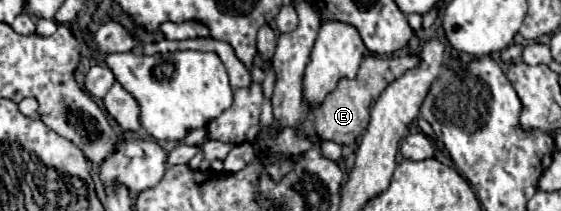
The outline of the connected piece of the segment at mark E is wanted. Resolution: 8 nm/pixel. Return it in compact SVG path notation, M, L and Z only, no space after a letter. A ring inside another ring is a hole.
M374 55L364 57L356 79L352 79L352 81L342 79L338 83L336 91L332 91L332 95L328 95L328 99L324 99L324 103L314 111L314 129L316 129L318 137L324 139L324 141L334 141L338 145L354 145L358 141L358 137L368 127L372 103L380 97L380 93L394 79L398 79L402 73L412 69L416 63L418 63L418 57L410 57L410 55L388 57L388 59L380 59L380 57L374 57Z

